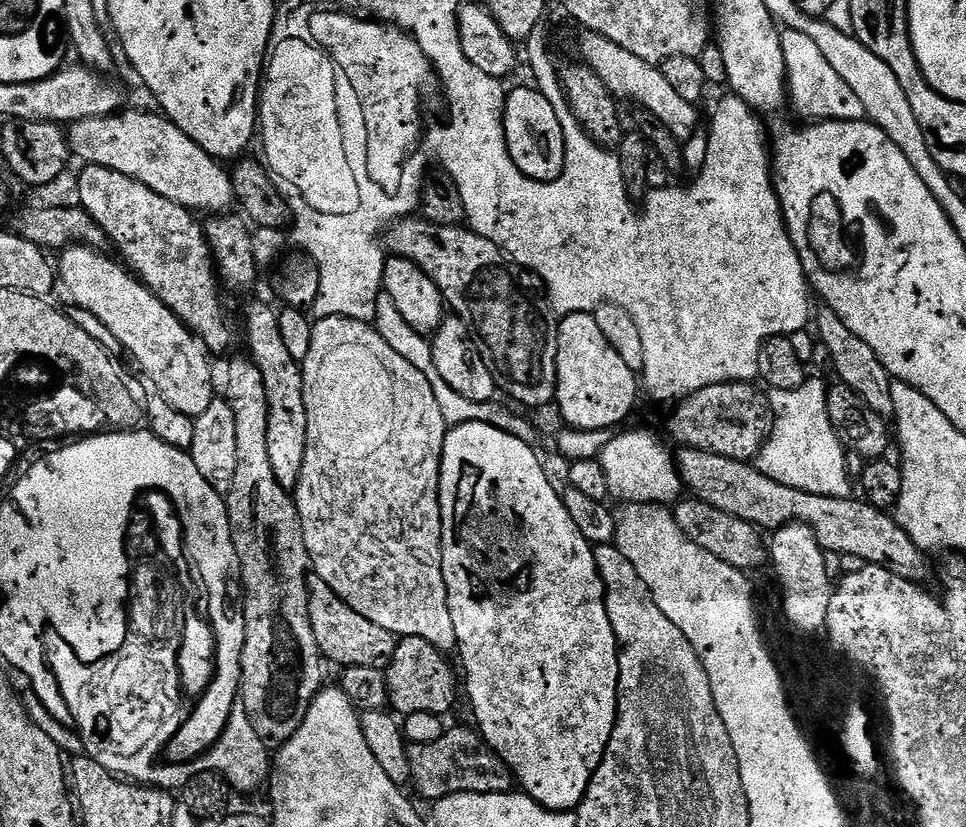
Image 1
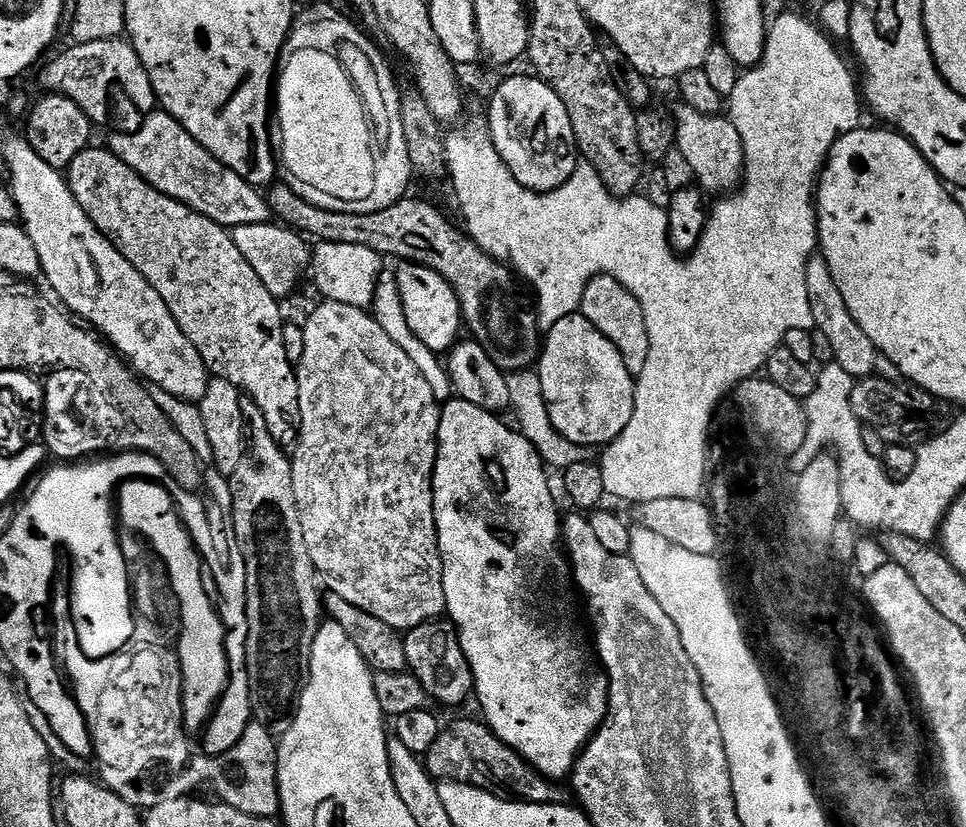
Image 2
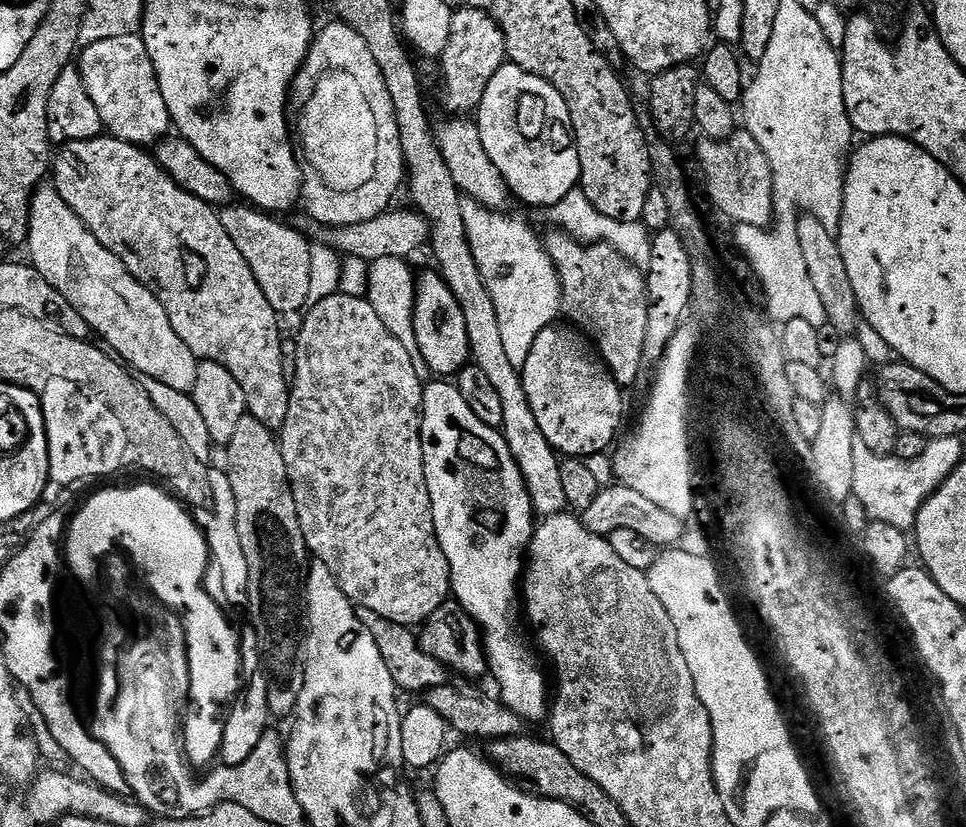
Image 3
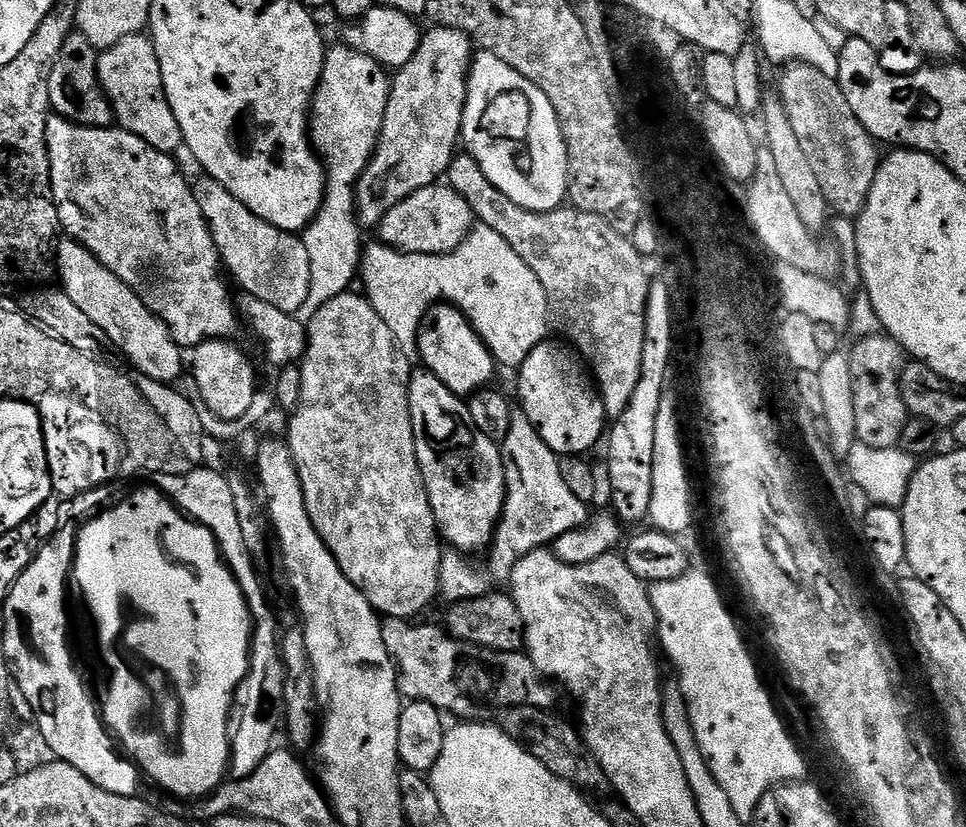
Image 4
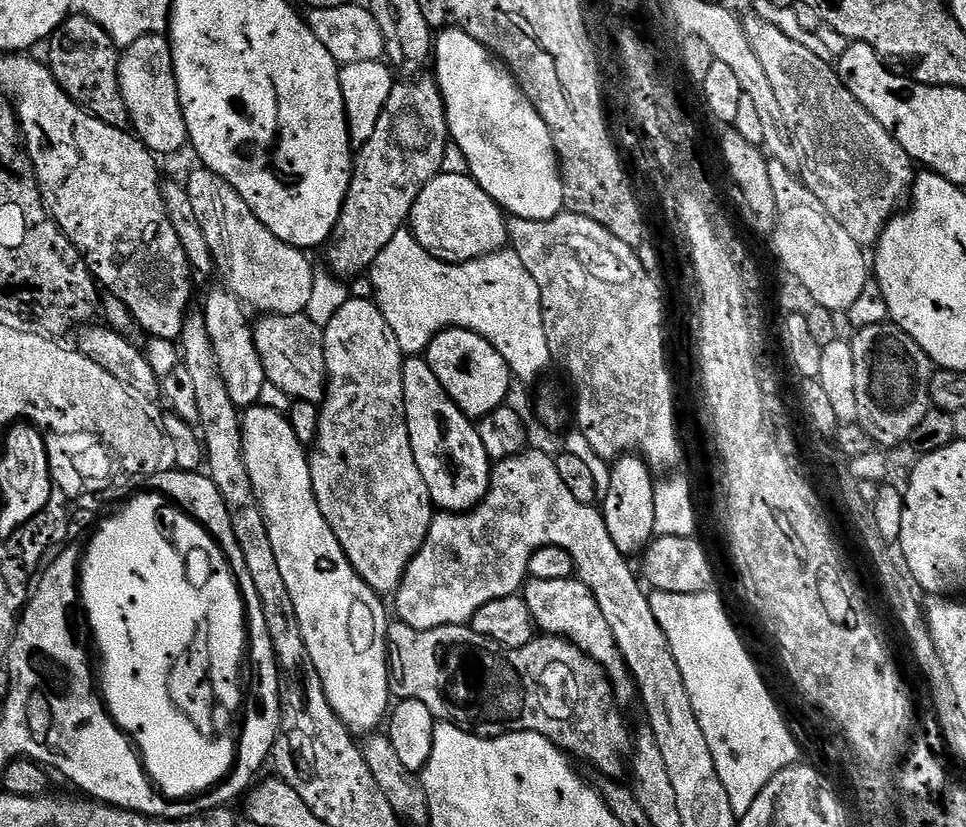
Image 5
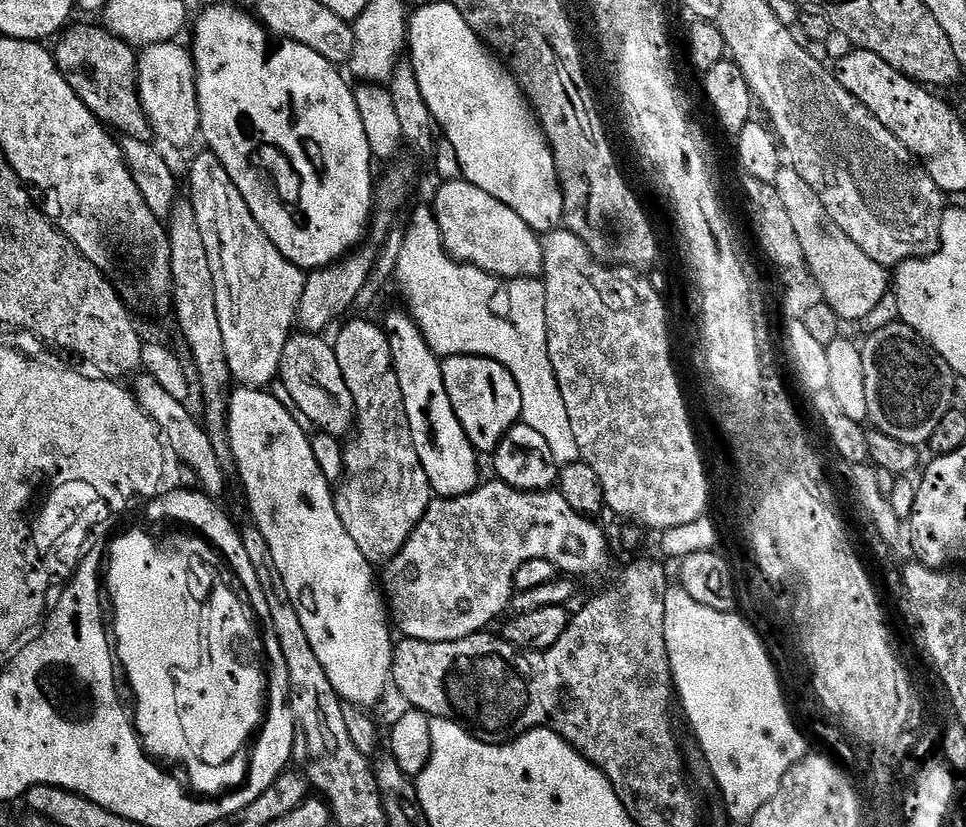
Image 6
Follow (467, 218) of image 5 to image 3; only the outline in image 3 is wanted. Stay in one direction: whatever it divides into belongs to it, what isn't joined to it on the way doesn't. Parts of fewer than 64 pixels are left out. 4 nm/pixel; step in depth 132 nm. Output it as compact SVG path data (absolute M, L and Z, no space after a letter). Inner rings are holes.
M389 210L380 216L369 220L363 220L357 224L347 224L341 228L333 228L331 225L319 224L313 216L301 214L293 215L290 223L293 228L303 232L305 236L313 241L321 242L341 257L354 260L366 260L369 262L400 262L404 256L412 256L420 247L427 245L430 240L430 227L428 219L421 216L415 210L409 212L395 212Z

